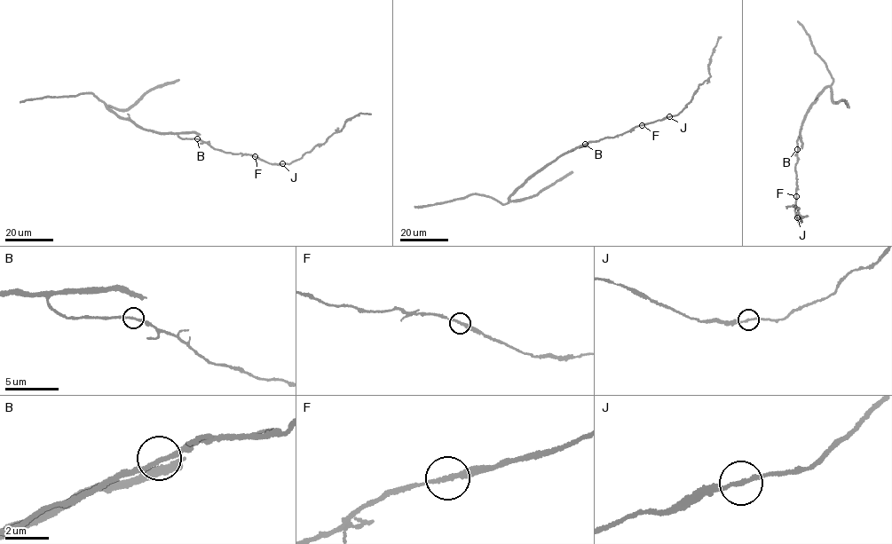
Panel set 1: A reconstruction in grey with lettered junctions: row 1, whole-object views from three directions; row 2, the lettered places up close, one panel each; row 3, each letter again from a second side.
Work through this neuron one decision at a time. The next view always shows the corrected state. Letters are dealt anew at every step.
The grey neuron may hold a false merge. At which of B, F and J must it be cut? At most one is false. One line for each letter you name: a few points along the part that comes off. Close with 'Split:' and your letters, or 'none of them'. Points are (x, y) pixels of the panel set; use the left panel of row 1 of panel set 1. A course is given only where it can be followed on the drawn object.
Split: none of them

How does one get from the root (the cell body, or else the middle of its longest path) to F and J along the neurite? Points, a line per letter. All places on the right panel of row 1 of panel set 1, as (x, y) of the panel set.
F: (797, 153), (796, 196)
J: (797, 153), (794, 209), (797, 217)

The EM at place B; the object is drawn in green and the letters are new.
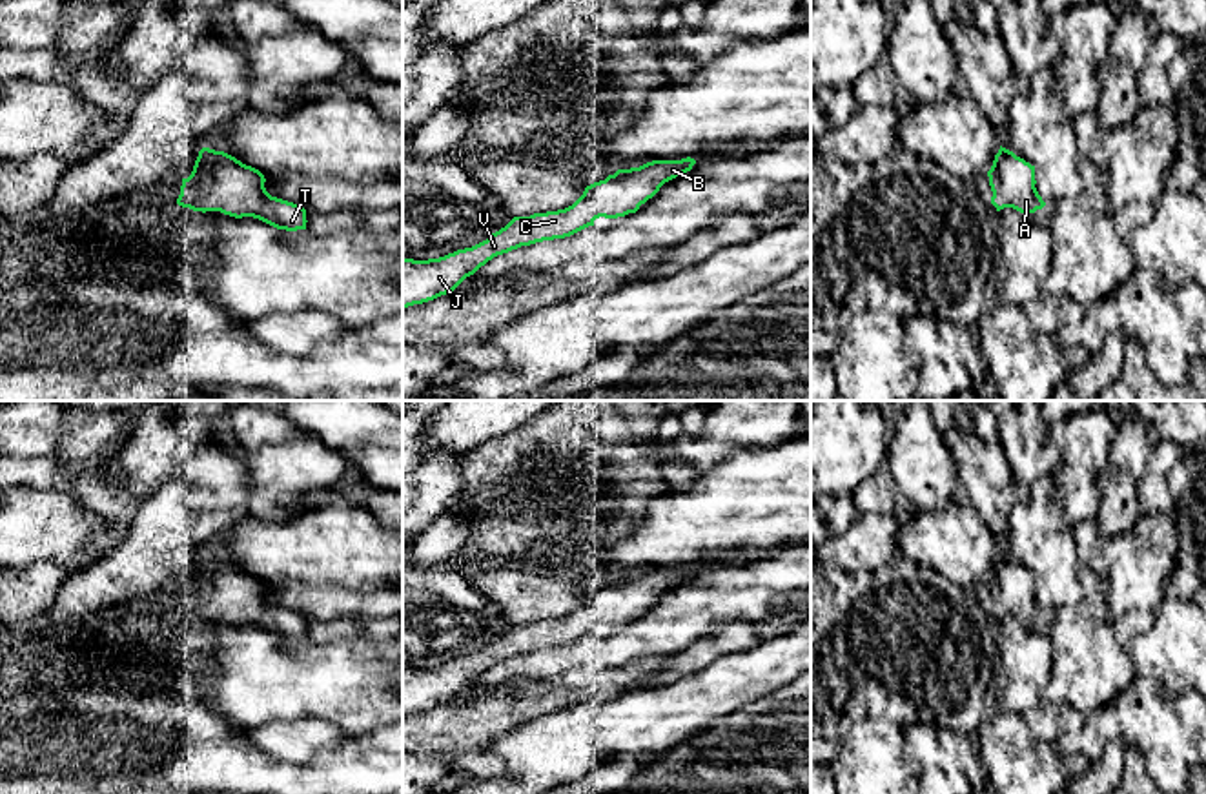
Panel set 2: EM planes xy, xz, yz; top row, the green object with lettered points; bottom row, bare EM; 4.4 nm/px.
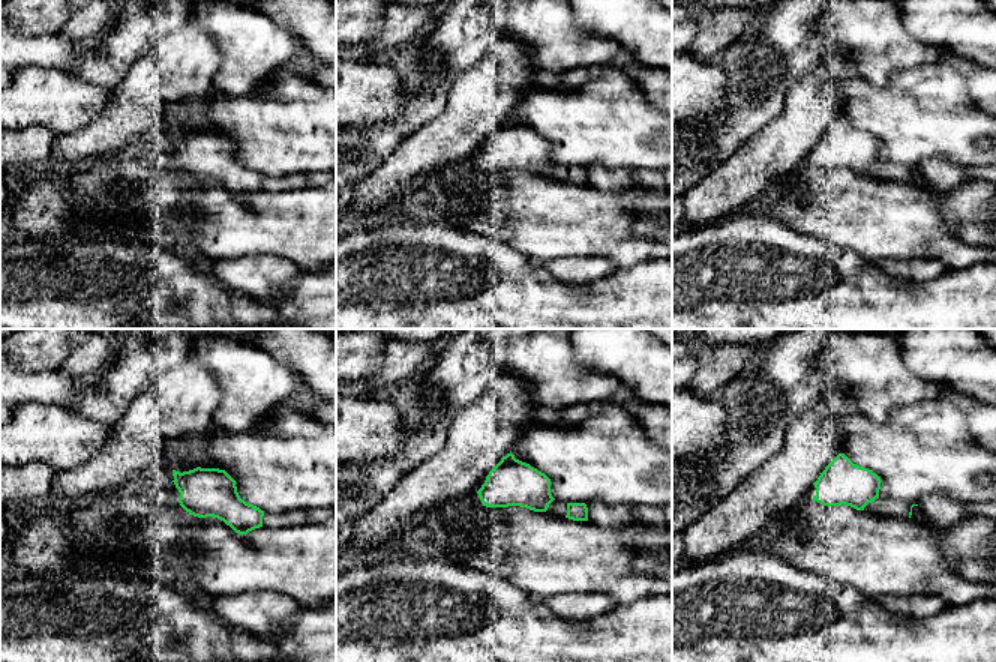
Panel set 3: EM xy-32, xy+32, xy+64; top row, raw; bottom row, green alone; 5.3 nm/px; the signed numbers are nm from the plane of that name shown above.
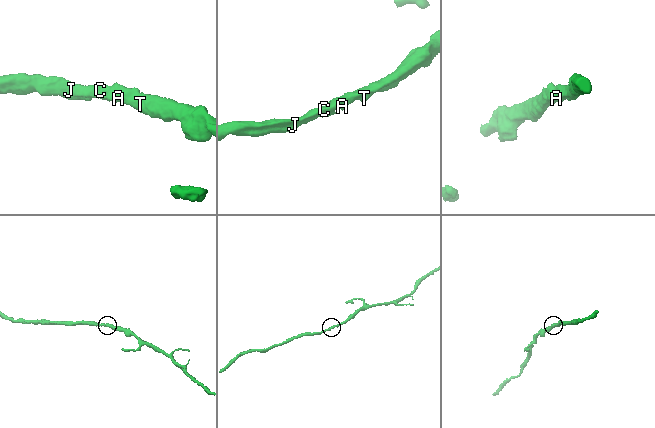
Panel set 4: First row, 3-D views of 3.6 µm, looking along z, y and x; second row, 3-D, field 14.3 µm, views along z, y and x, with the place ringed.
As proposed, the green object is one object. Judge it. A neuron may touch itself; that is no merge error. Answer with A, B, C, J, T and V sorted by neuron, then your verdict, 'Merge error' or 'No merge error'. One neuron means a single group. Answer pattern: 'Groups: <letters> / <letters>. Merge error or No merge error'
Groups: A B C J T V. No merge error

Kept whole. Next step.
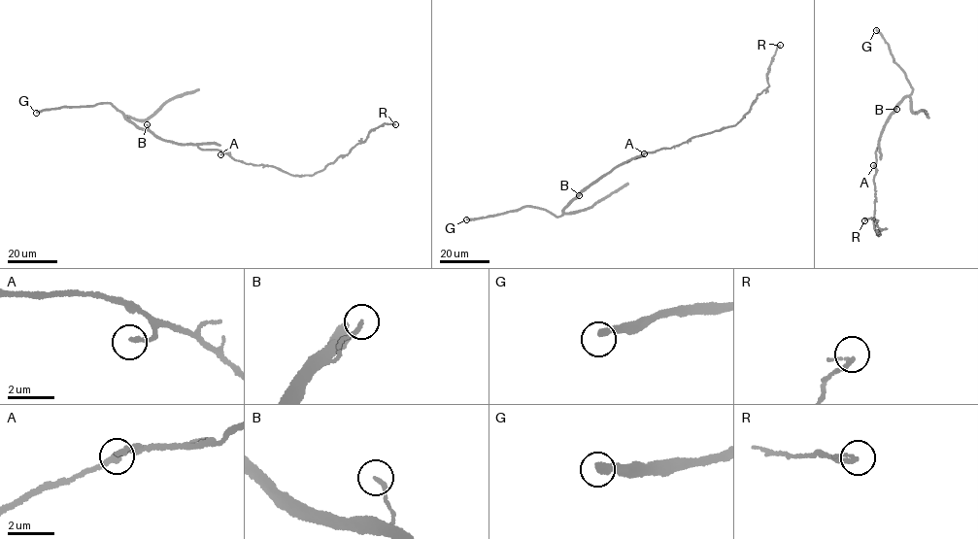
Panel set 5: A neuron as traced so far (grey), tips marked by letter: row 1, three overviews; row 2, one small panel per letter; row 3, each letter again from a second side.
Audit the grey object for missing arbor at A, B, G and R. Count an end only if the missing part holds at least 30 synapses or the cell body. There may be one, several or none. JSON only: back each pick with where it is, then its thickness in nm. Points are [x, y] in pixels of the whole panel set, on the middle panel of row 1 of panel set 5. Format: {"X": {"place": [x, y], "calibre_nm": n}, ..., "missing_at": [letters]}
{"G": {"place": [466, 219], "calibre_nm": 320}, "missing_at": ["G"]}

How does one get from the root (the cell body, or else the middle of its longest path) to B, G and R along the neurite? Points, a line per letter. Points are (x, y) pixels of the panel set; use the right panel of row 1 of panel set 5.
B: (876, 164), (875, 152), (880, 134), (896, 109)
G: (876, 164), (875, 152), (880, 134), (891, 115), (912, 89), (904, 73), (893, 60), (888, 45), (876, 30)
R: (876, 164), (873, 222), (878, 236), (880, 232), (876, 231), (882, 230), (877, 220), (871, 218), (864, 220)

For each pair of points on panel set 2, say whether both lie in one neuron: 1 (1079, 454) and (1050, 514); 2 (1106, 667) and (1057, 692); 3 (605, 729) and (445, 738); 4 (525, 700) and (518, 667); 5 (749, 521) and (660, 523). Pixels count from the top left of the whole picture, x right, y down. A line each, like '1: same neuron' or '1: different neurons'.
1: different neurons
2: same neuron
3: different neurons
4: different neurons
5: same neuron

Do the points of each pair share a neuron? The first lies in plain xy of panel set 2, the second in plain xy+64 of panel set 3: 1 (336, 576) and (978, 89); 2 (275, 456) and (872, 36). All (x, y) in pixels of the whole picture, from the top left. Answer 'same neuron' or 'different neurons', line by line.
1: different neurons
2: same neuron

